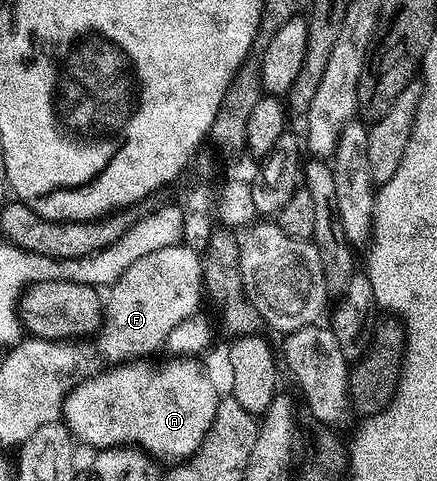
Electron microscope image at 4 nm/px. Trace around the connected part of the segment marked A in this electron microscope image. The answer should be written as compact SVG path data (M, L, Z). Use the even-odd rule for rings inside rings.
M170 358L167 364L150 363L154 362L120 364L75 385L66 396L61 419L79 445L87 444L94 450L137 446L158 462L185 462L198 451L218 409L217 386L193 359Z

